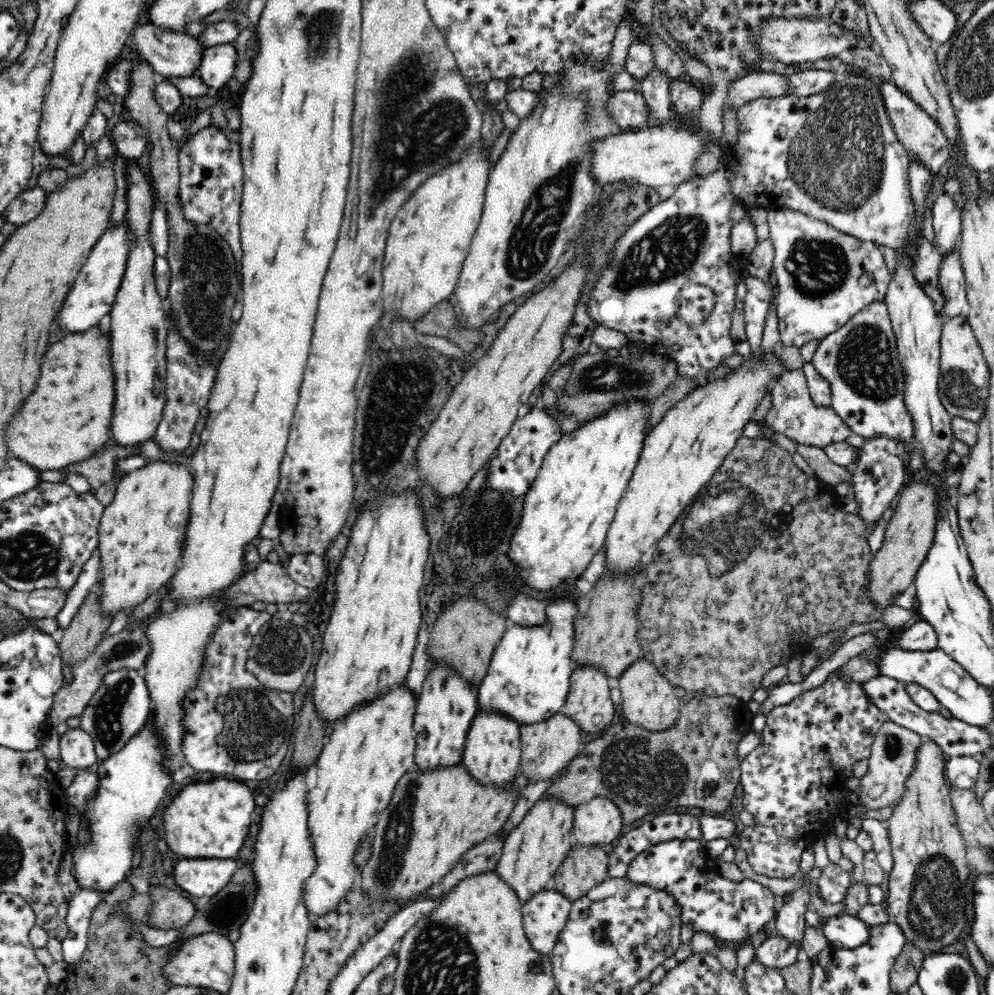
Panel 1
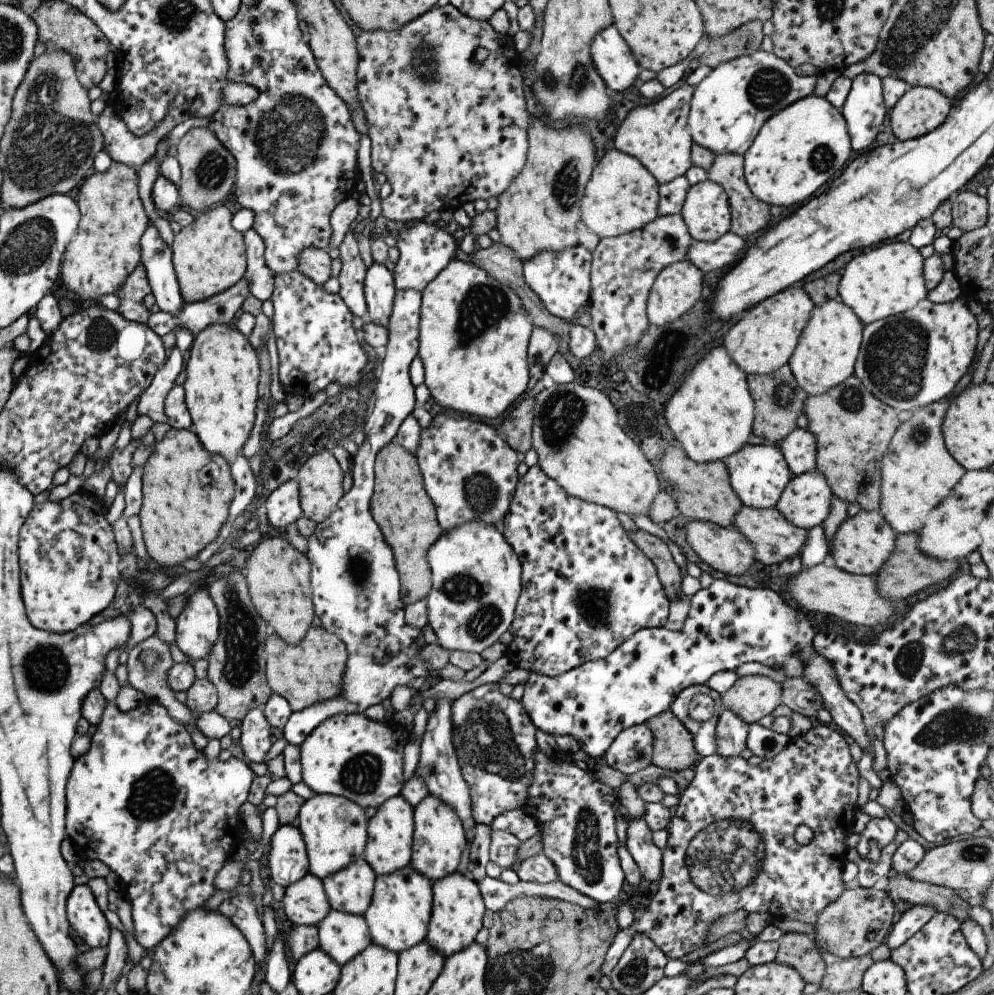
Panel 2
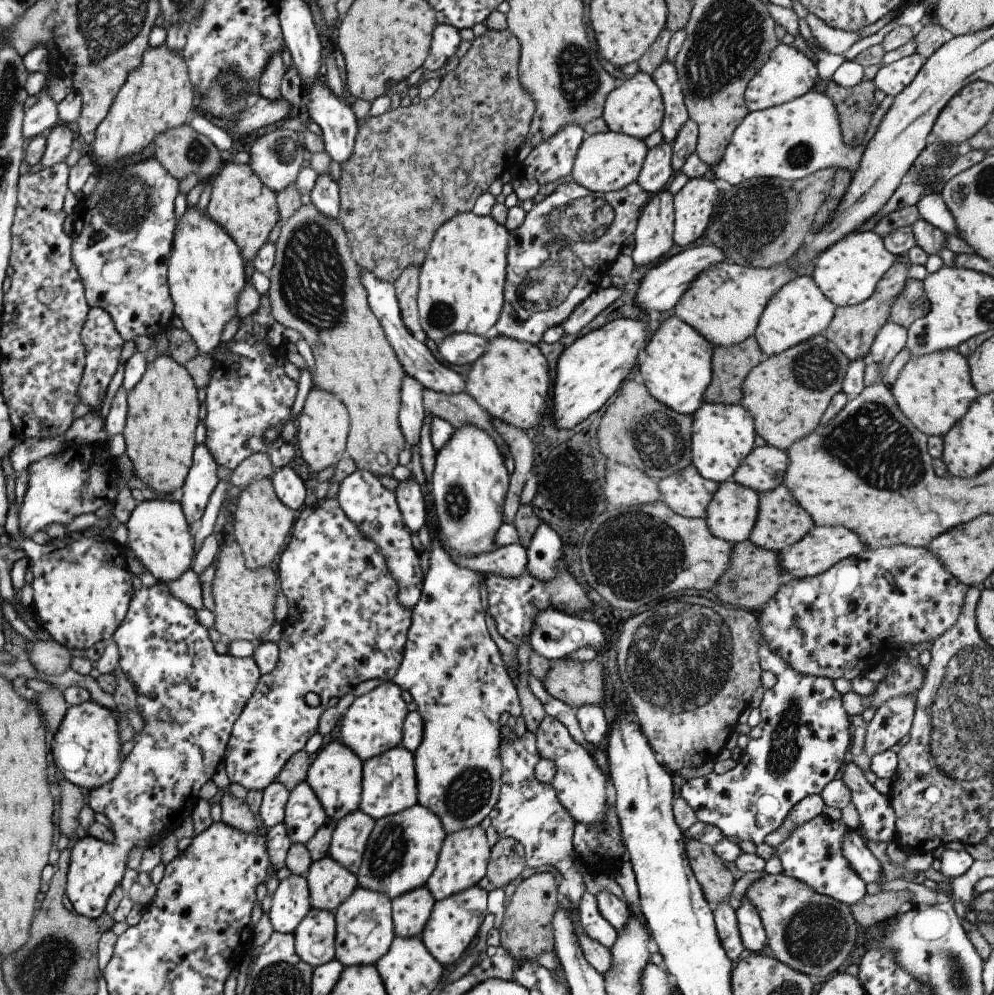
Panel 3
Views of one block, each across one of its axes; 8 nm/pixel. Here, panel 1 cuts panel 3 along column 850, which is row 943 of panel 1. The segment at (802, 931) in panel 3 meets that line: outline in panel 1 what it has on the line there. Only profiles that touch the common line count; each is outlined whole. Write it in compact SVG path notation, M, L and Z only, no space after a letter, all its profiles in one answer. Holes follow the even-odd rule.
M934 741L920 743L904 794L895 802L894 810L885 822L894 859L888 876L885 911L889 921L902 928L906 941L920 947L924 956L940 953L944 946L954 944L968 922L966 904L970 898L970 870L950 790L944 781L944 764L947 763L944 754Z

